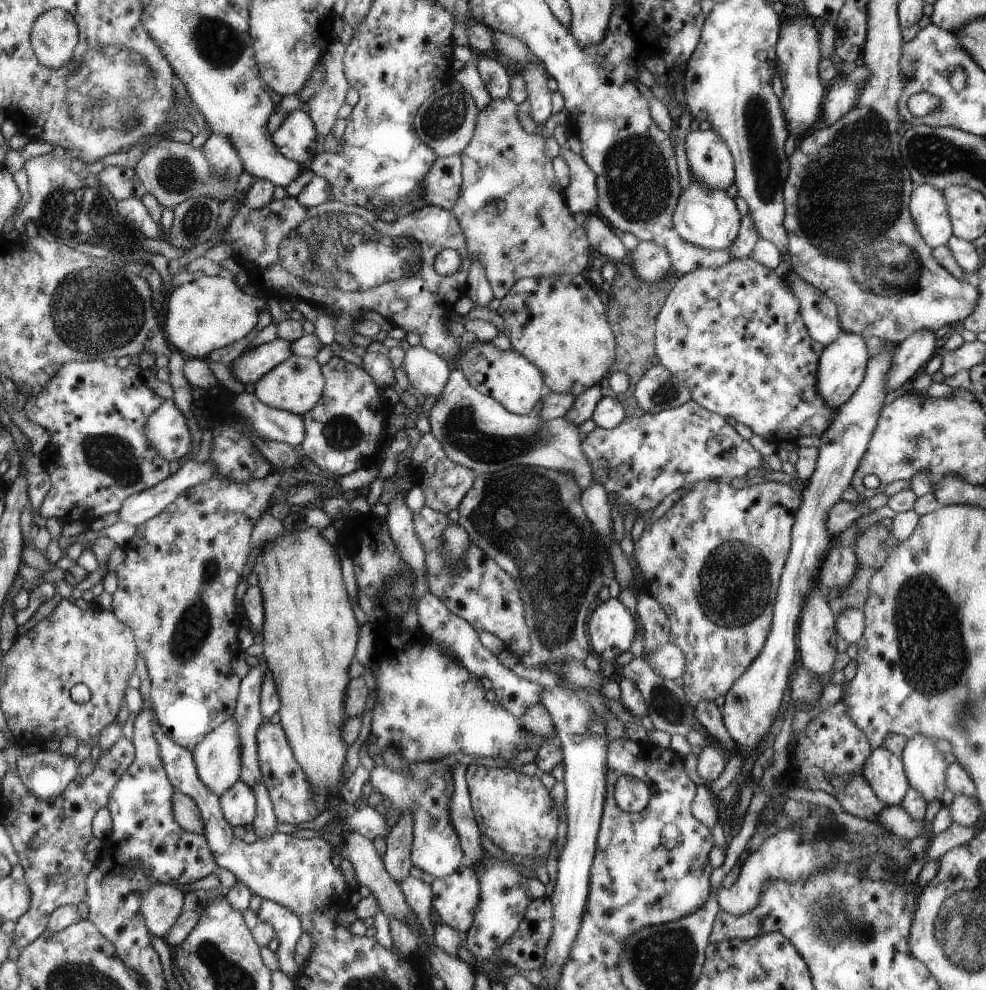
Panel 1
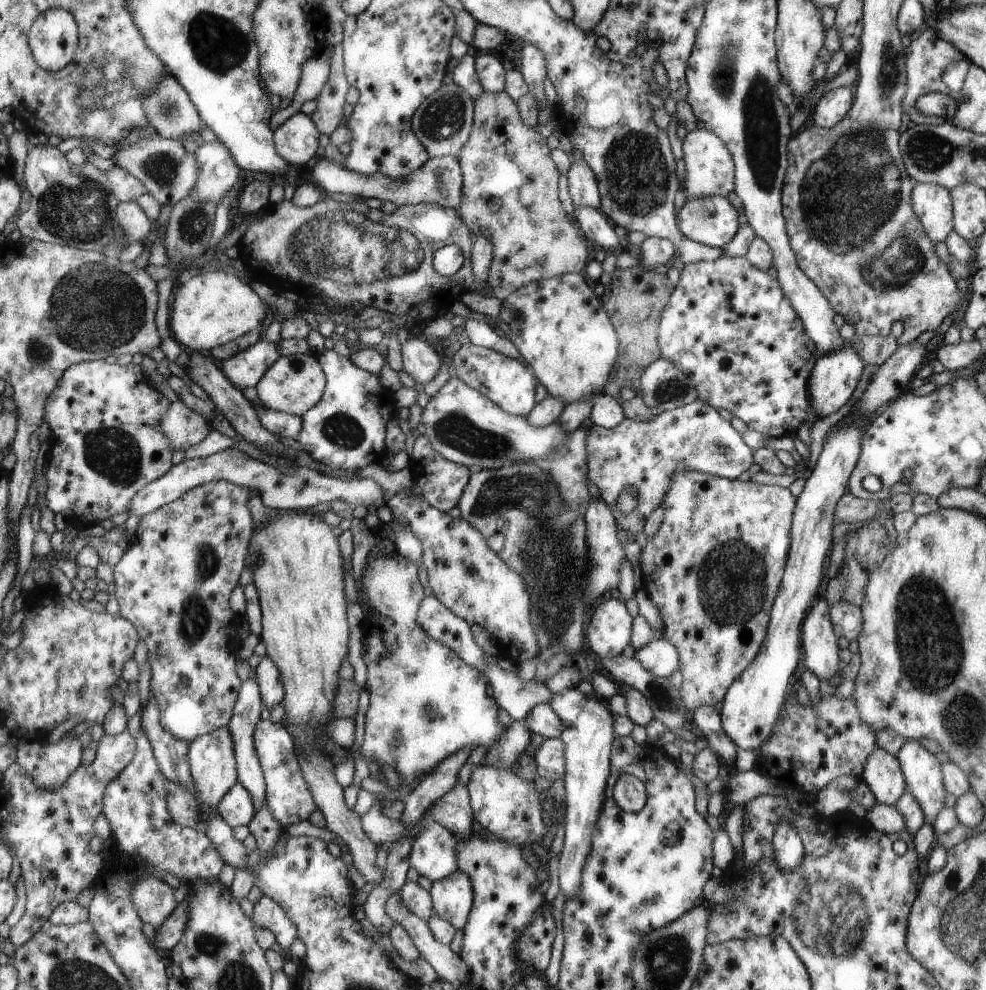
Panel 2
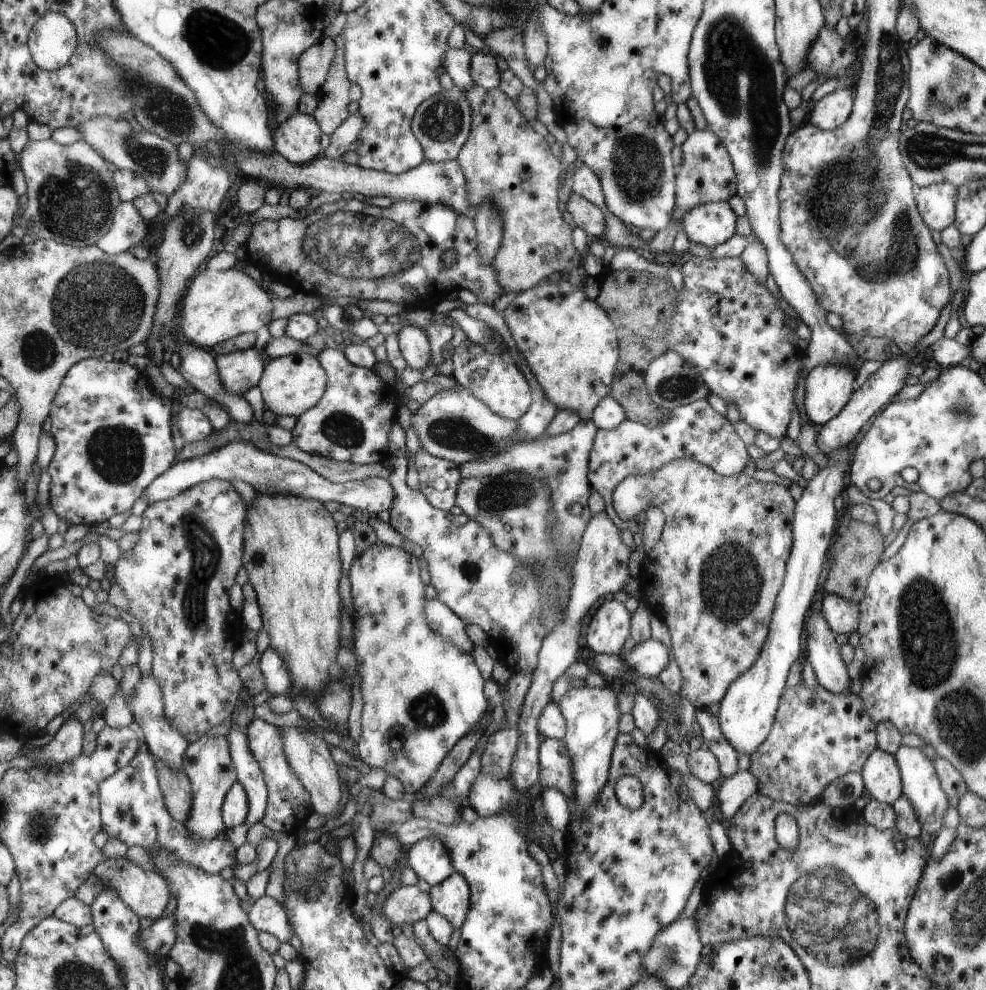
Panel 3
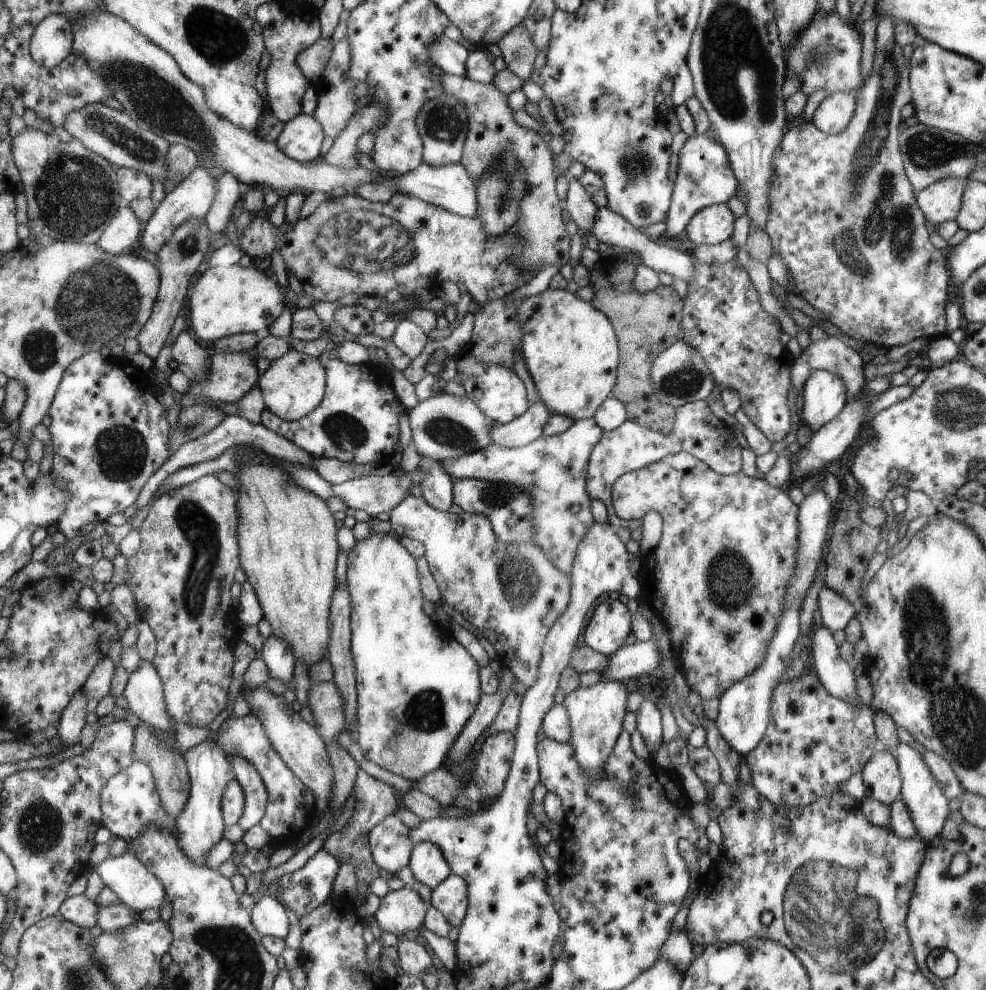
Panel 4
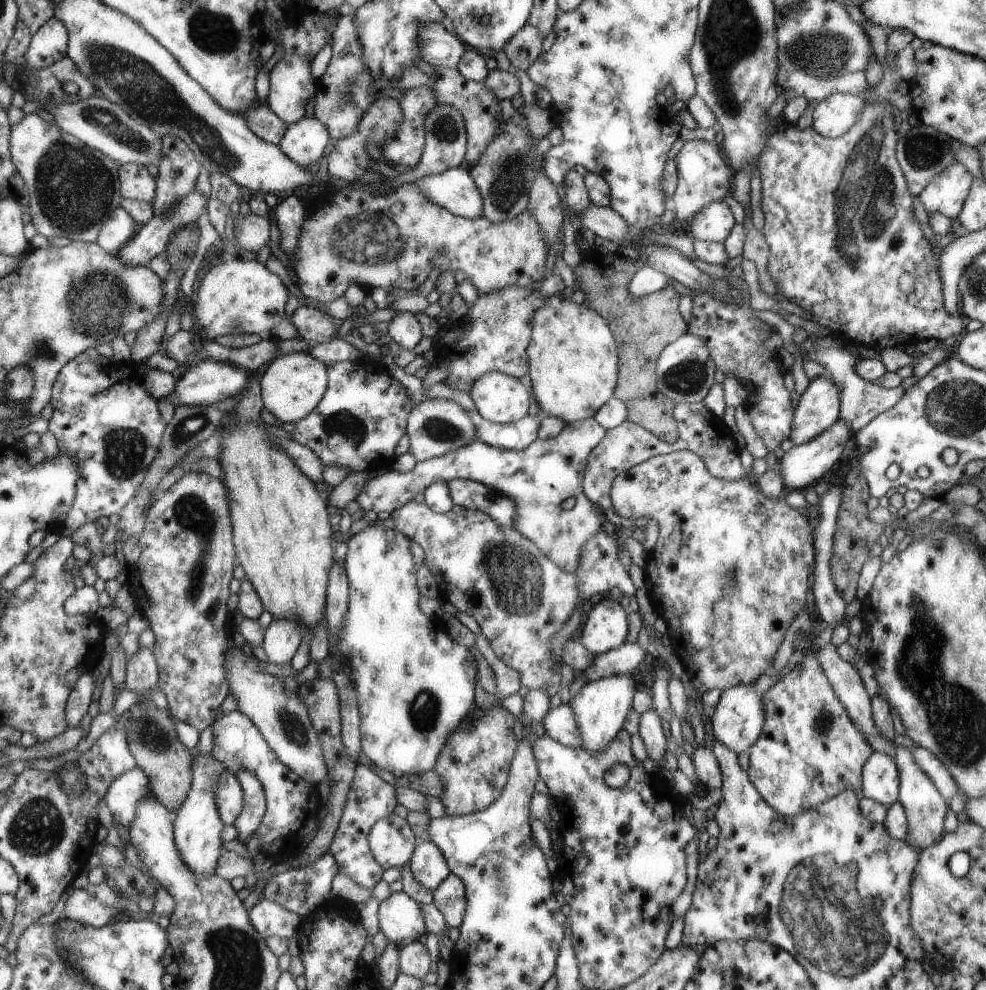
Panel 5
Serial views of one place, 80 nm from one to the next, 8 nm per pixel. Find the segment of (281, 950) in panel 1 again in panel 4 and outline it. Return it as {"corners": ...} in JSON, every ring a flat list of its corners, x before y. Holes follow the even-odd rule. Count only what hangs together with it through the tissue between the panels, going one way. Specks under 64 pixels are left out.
{"corners":[[267,892,250,909,250,921,260,935,284,939,289,932,289,920,283,904]]}

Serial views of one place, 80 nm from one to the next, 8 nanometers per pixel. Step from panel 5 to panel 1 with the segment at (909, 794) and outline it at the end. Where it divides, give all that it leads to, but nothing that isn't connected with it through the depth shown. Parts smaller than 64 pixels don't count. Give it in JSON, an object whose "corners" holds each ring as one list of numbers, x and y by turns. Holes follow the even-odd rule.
{"corners":[[923,735,906,739,905,746,899,755,909,788,914,788,923,795,927,804,933,798,941,797,943,792,943,770,945,760,943,753,934,746,935,740]]}

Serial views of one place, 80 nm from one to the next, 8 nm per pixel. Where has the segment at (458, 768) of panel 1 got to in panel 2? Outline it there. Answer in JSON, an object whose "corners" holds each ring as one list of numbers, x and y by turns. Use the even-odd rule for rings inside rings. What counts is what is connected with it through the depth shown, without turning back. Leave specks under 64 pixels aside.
{"corners":[[456,782,445,794,436,798,426,809,426,818,438,822,455,837,469,836,472,810,467,787]]}

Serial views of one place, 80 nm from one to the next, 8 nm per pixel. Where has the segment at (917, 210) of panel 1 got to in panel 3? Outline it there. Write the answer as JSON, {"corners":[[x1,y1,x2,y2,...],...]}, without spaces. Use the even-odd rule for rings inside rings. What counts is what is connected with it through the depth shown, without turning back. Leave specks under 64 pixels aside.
{"corners":[[931,183,915,194,918,213,931,230,941,232,954,222,956,186,951,183]]}

